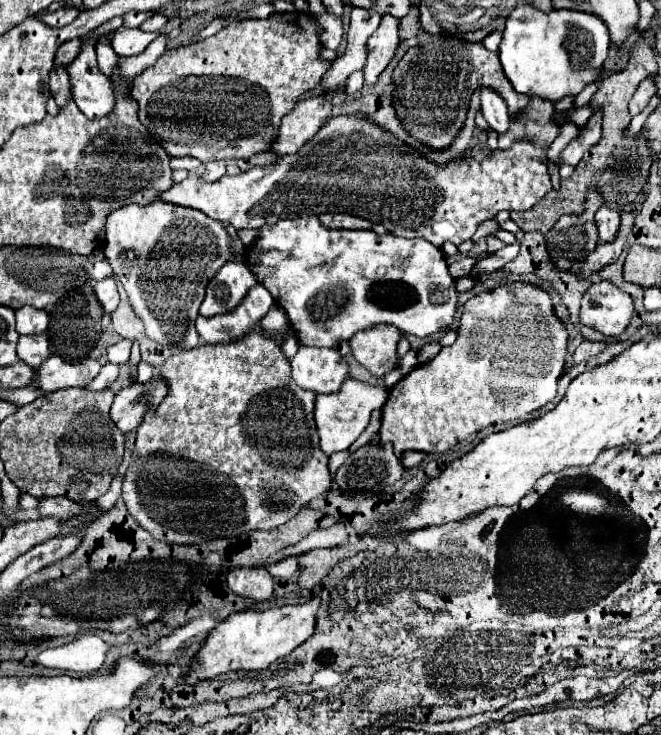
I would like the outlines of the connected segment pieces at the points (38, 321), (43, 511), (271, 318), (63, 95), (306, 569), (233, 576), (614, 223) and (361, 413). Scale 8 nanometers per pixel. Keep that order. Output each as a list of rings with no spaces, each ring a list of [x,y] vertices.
[[[19,308],[15,314],[17,314],[17,332],[19,334],[41,334],[49,326],[49,316],[45,310]]]
[[[39,498],[41,506],[39,506],[39,514],[41,516],[53,516],[53,518],[71,518],[75,516],[81,506],[77,502],[71,502],[67,498]]]
[[[273,304],[273,308],[269,310],[269,314],[265,314],[265,316],[263,316],[263,320],[261,320],[259,324],[261,324],[265,330],[275,332],[275,330],[281,330],[281,328],[283,328],[287,322],[289,322],[289,320],[287,320],[285,310],[283,310],[281,306]]]
[[[55,68],[51,70],[51,94],[57,102],[57,106],[65,106],[65,102],[73,100],[73,94],[71,94],[71,84],[69,84],[69,74],[65,68]]]
[[[331,548],[331,550],[313,550],[305,556],[297,558],[299,564],[299,586],[301,588],[315,588],[331,570],[333,566],[339,562],[339,548]]]
[[[241,568],[231,570],[227,584],[233,594],[265,602],[273,594],[273,578],[267,568]]]
[[[601,206],[595,214],[595,224],[599,230],[601,242],[613,242],[619,232],[619,212],[615,212],[607,206]]]
[[[347,378],[347,382],[343,384],[343,388],[335,394],[317,394],[315,400],[315,424],[317,424],[317,432],[321,436],[321,450],[331,456],[333,452],[341,452],[347,450],[357,438],[359,434],[367,428],[369,424],[369,416],[375,408],[381,408],[385,404],[385,386],[377,384],[363,384],[359,380]]]

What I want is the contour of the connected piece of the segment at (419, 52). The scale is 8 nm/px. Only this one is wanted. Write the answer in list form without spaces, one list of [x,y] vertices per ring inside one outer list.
[[[421,34],[419,44],[411,48],[393,70],[393,84],[393,108],[399,122],[417,142],[433,150],[445,150],[453,144],[463,128],[471,94],[477,88],[495,90],[505,100],[509,118],[517,118],[531,100],[509,86],[509,80],[497,62],[497,52],[489,52],[481,42],[473,44],[449,36]]]

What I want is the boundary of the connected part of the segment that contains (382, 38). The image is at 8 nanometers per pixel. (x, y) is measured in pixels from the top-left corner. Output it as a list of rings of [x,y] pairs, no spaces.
[[[383,16],[379,28],[367,40],[367,62],[363,66],[363,76],[365,84],[369,86],[377,82],[379,74],[387,68],[387,64],[395,56],[395,50],[399,46],[397,24],[399,24],[397,18]]]

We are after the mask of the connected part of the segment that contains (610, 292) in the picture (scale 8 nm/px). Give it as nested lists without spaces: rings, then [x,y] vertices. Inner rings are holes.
[[[609,280],[591,284],[583,294],[579,318],[583,326],[599,330],[603,336],[619,336],[631,322],[633,300]]]

